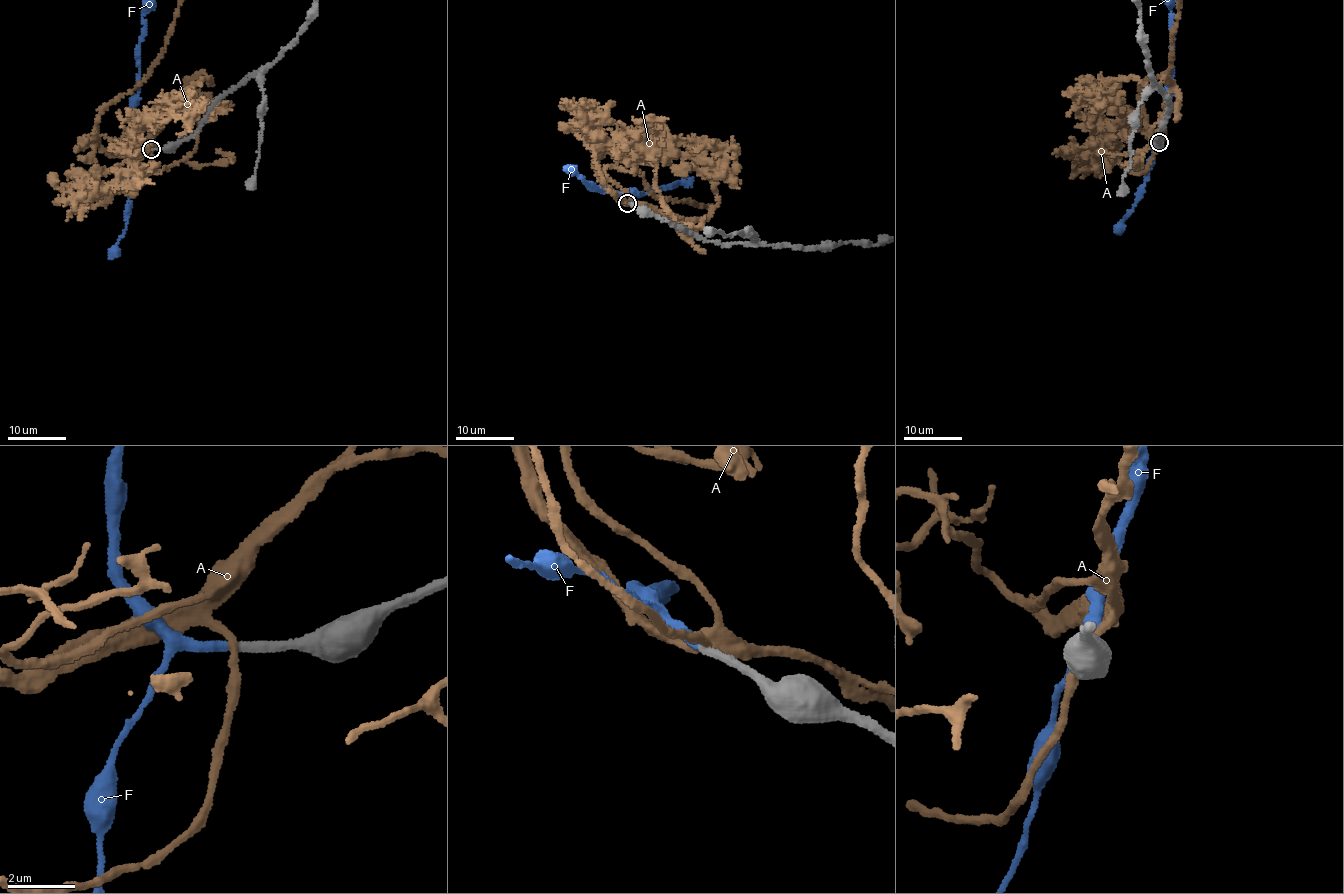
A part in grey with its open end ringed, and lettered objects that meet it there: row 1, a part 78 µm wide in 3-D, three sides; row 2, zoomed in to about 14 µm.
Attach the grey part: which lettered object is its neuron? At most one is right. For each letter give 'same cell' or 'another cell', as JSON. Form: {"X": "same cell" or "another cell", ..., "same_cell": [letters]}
{"A": "another cell", "F": "same cell", "same_cell": ["F"]}

